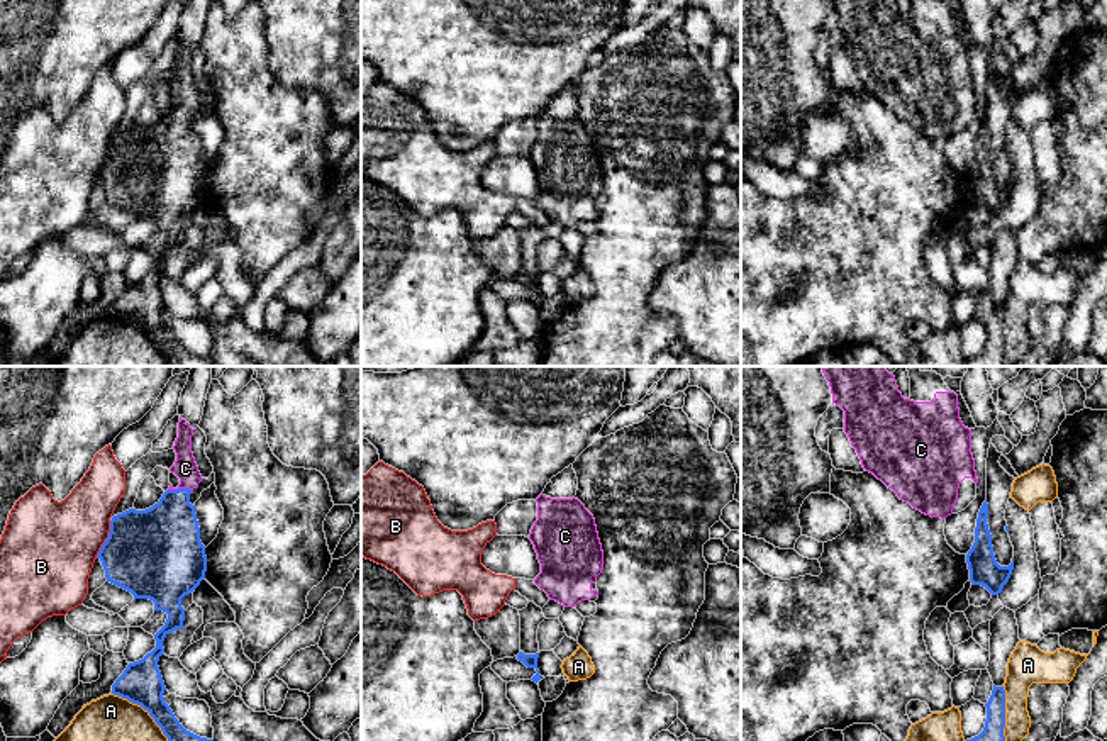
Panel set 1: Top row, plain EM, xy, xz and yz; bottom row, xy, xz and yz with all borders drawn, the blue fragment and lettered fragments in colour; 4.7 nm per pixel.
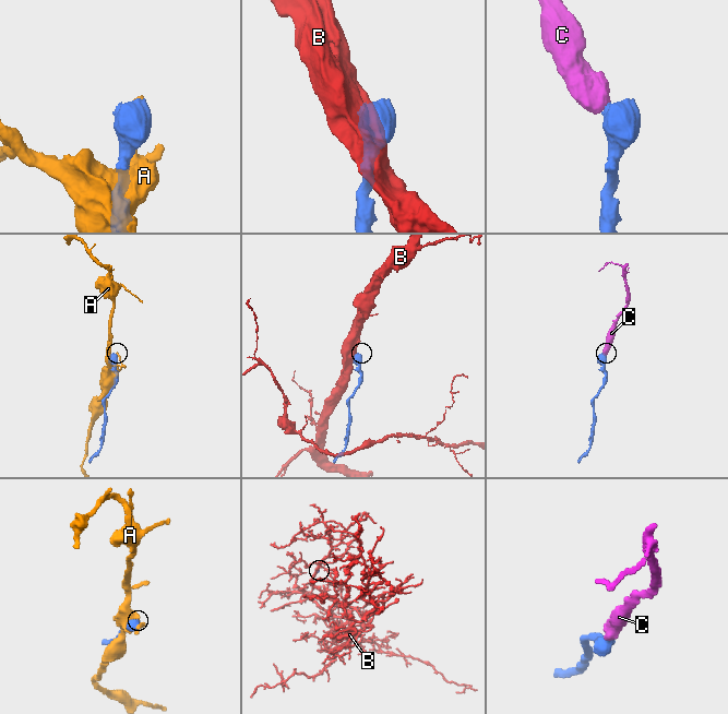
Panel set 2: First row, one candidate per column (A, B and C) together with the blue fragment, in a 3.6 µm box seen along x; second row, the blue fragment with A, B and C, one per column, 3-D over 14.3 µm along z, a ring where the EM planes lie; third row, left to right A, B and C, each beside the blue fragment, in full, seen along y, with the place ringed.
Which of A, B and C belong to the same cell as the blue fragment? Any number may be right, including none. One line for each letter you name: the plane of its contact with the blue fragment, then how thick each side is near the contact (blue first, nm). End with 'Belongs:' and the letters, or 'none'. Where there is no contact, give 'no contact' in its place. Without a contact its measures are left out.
C: contact in xy; calibres 340 and 110 nm
Belongs: C

